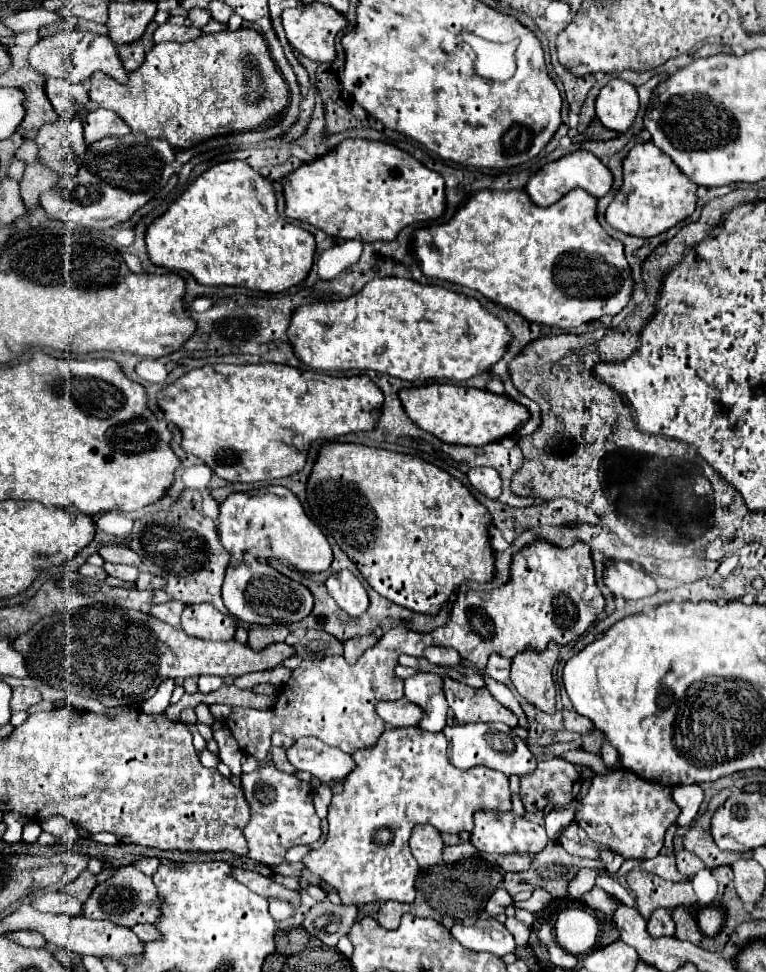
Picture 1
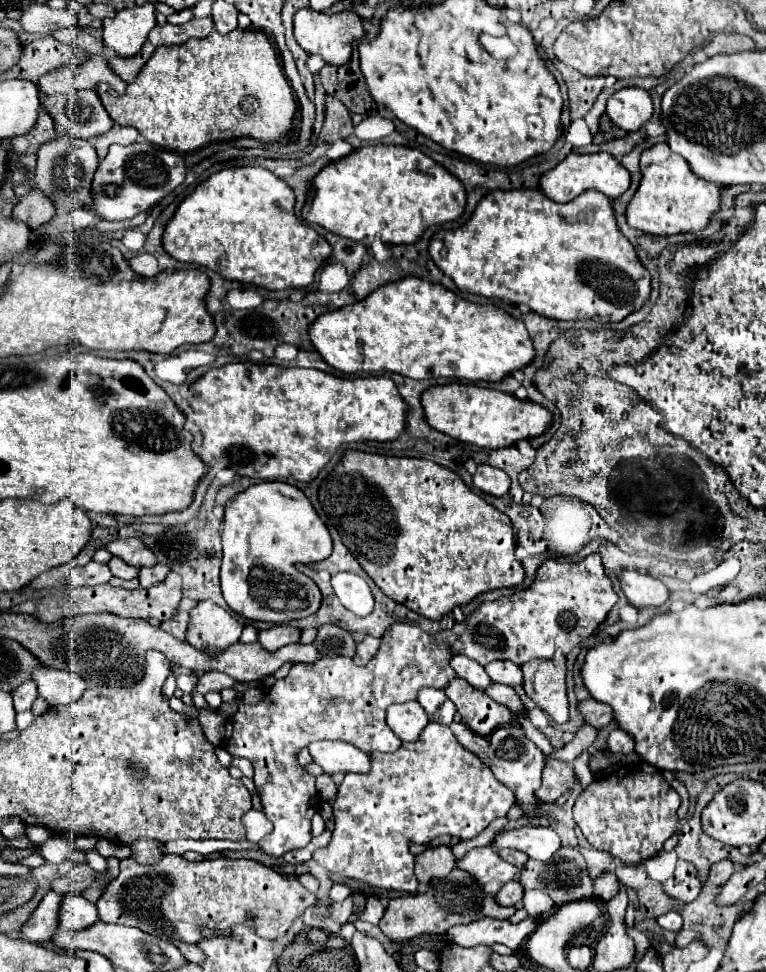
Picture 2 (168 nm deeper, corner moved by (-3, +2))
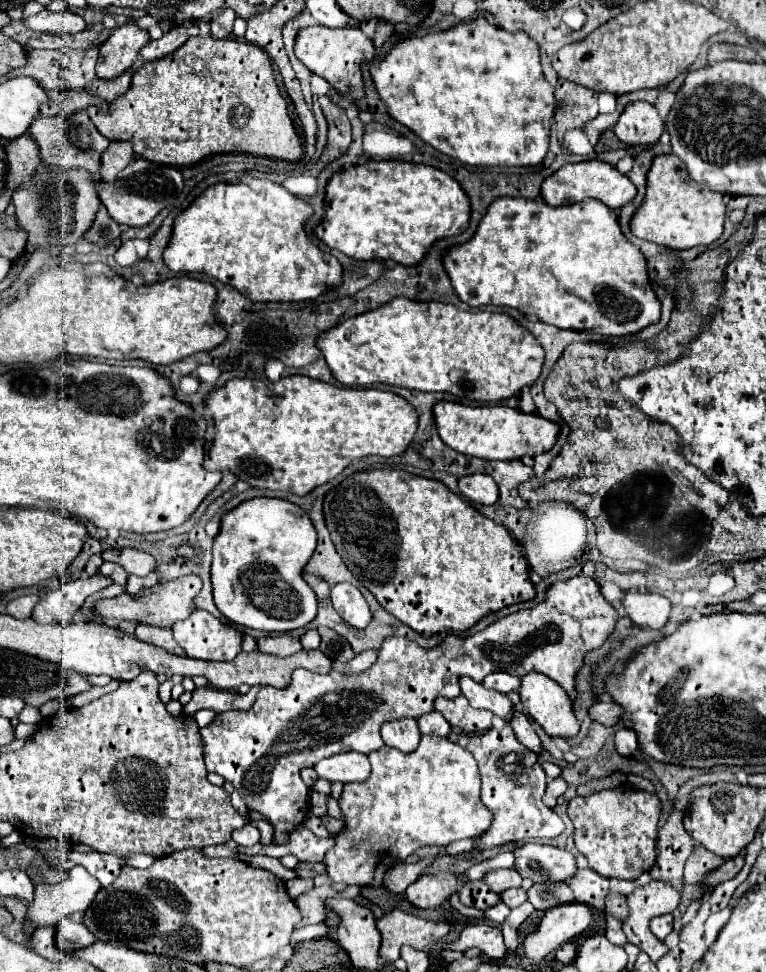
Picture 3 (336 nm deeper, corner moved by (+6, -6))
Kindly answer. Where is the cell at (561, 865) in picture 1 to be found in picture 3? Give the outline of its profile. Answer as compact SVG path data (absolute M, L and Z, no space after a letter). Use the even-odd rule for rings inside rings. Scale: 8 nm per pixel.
M565 882L563 884L533 884L527 890L527 896L529 896L529 902L541 912L575 900L571 888Z

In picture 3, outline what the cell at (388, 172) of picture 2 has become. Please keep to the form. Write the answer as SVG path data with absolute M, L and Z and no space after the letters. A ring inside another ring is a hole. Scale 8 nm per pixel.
M367 160L353 168L335 172L325 188L323 222L315 226L315 236L329 248L335 248L355 260L393 260L399 264L415 264L427 248L445 236L455 236L469 226L471 204L463 188L447 172L425 164L401 160Z

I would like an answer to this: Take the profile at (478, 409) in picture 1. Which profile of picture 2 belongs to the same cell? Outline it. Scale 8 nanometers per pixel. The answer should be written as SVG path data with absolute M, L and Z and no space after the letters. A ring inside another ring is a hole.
M444 384L432 386L422 396L422 406L426 420L432 428L460 440L474 444L478 448L508 448L518 440L530 440L544 434L552 424L552 412L544 406L520 400L514 394L506 394L500 390L476 386L476 384Z

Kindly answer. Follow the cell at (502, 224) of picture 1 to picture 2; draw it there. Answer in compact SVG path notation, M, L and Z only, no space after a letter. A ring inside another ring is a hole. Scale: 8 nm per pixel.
M596 152L596 154L570 154L566 156L556 168L548 170L542 178L540 178L540 190L528 190L528 188L516 188L516 190L496 190L484 196L484 200L480 200L480 204L476 206L476 212L472 214L472 218L456 228L456 230L440 230L432 242L430 242L430 256L436 262L436 266L454 280L454 284L462 290L462 292L470 292L470 294L478 294L478 296L486 296L486 298L500 298L500 300L510 300L512 304L526 304L530 306L530 310L546 316L546 318L554 318L554 320L586 320L586 318L608 318L608 322L620 322L624 320L628 314L638 312L644 302L650 298L650 272L644 268L644 264L640 262L640 258L636 256L634 246L630 244L630 240L620 232L618 224L616 224L616 216L612 210L612 200L616 200L618 196L622 196L630 186L630 174L628 170L608 152Z

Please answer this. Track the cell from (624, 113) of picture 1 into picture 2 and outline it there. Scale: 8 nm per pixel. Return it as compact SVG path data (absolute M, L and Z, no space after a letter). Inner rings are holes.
M624 88L608 100L606 114L618 128L626 132L636 132L652 118L654 104L646 90Z

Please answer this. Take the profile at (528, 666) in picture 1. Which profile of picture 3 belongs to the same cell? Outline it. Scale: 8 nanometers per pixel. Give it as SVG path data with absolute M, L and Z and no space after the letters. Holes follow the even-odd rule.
M529 672L521 678L519 696L533 720L549 736L569 738L579 732L571 698L551 678Z

